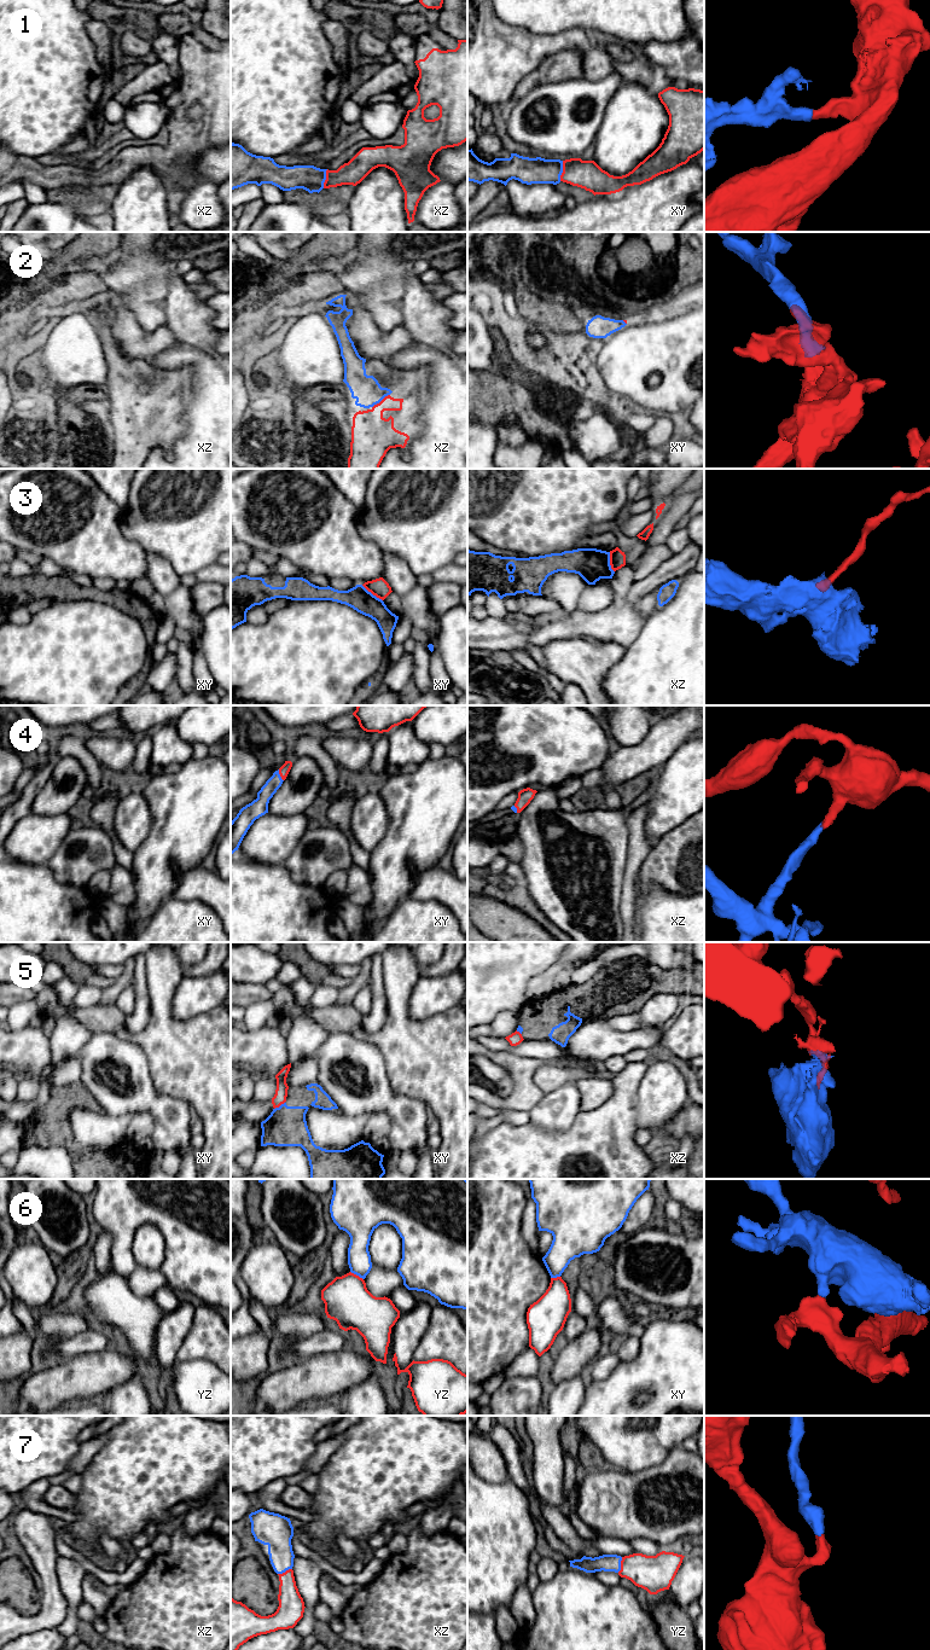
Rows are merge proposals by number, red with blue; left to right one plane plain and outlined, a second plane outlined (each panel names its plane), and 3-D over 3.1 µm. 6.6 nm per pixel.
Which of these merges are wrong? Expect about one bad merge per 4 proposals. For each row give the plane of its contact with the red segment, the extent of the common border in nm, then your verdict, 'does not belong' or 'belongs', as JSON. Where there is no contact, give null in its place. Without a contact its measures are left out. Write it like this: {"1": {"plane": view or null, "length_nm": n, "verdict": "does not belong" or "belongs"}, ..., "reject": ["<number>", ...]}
{"1": {"plane": "xy", "length_nm": 140, "verdict": "belongs"}, "2": {"plane": "xz", "length_nm": 150, "verdict": "belongs"}, "3": {"plane": "xy", "length_nm": 180, "verdict": "does not belong"}, "4": {"plane": "xy", "length_nm": 90, "verdict": "belongs"}, "5": {"plane": "xy", "length_nm": 90, "verdict": "does not belong"}, "6": {"plane": "yz", "length_nm": 110, "verdict": "does not belong"}, "7": {"plane": "yz", "length_nm": 110, "verdict": "belongs"}, "reject": ["3", "5", "6"]}

